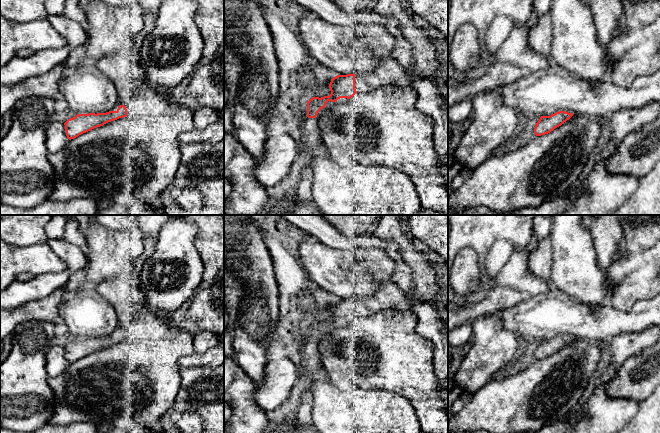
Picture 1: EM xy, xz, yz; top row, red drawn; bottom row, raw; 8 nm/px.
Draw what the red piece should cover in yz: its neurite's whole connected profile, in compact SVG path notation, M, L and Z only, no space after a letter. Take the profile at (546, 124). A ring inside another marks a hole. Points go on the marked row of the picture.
M565 111L556 112L550 116L541 116L535 125L534 133L536 136L548 134L569 120L572 116L573 113Z

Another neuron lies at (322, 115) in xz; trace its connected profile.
M326 107L322 108L318 115L318 121L319 121L319 127L322 131L322 141L323 141L323 144L324 146L326 147L327 145L327 110L326 110Z

